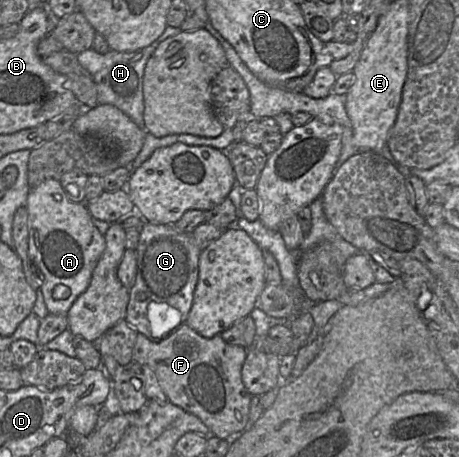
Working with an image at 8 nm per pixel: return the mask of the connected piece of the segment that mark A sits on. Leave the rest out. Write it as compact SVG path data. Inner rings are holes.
M46 180L37 187L30 189L25 207L28 212L28 256L35 269L43 274L39 289L43 294L48 313L66 315L74 301L89 286L93 270L106 247L104 235L94 226L86 203L70 201L58 180ZM56 285L67 286L70 289L69 297L55 300L52 297L52 291Z

